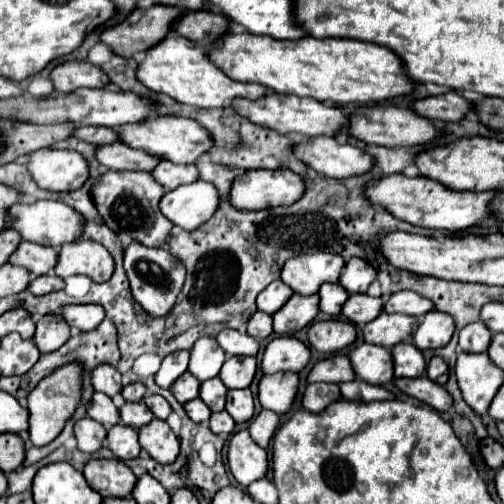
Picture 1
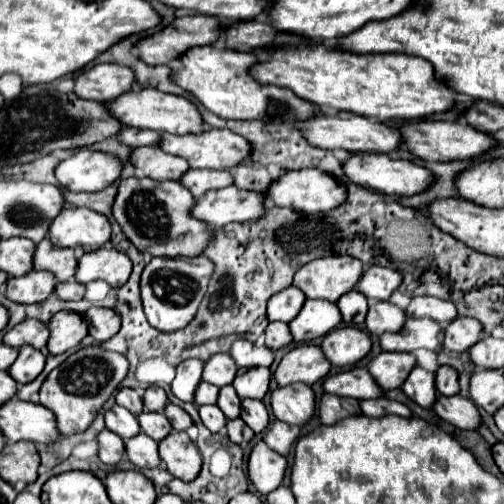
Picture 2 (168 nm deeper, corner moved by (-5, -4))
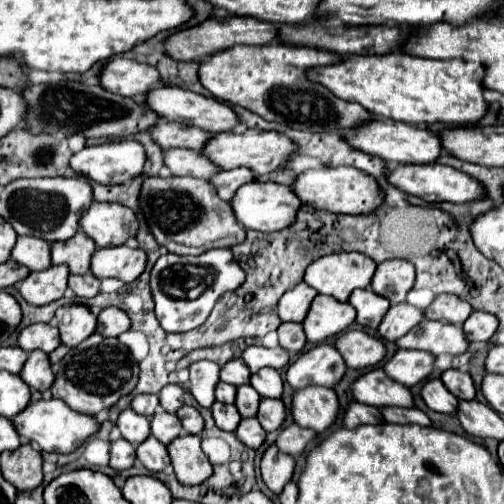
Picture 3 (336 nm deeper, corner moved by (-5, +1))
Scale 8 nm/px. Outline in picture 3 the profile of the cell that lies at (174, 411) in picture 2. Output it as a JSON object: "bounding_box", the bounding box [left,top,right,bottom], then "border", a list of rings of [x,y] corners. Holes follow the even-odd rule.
{"bounding_box":[177,405,205,435],"border":[[[191,405],[181,407],[181,409],[177,411],[177,417],[181,419],[183,429],[189,431],[189,433],[193,433],[193,435],[199,435],[199,433],[203,431],[203,427],[205,427],[205,421],[203,421],[201,413],[199,413],[195,407],[191,407]]]}

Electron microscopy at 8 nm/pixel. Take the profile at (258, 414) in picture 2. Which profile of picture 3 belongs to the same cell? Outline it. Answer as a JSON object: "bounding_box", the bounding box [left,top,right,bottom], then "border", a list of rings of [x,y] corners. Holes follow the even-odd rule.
{"bounding_box":[257,399,285,431],"border":[[[261,399],[257,419],[265,431],[275,431],[285,421],[285,403],[281,399]]]}

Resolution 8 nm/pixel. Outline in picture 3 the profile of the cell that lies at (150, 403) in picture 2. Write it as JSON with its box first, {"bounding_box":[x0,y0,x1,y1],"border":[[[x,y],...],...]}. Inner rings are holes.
{"bounding_box":[159,385,185,413],"border":[[[167,385],[159,395],[161,407],[167,413],[177,413],[177,409],[183,407],[183,395],[185,395],[185,389],[181,385]]]}

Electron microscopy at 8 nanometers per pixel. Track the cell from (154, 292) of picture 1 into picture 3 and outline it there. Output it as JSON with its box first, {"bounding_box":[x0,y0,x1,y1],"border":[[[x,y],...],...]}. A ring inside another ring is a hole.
{"bounding_box":[151,249,245,333],"border":[[[211,249],[197,257],[181,257],[165,253],[151,269],[151,293],[155,299],[155,313],[167,333],[185,333],[205,323],[215,303],[227,289],[239,289],[245,273],[229,249]]]}

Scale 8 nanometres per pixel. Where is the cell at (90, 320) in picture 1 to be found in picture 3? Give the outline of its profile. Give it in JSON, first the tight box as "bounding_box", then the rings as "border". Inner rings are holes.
{"bounding_box":[97,307,131,337],"border":[[[107,307],[99,313],[99,321],[97,321],[97,331],[103,337],[119,337],[121,333],[125,333],[131,327],[131,321],[127,317],[125,311],[117,309],[117,307]]]}

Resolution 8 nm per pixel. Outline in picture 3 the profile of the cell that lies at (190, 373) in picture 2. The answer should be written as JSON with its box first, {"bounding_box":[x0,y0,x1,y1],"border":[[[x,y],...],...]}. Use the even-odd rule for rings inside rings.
{"bounding_box":[189,361,219,407],"border":[[[197,361],[189,367],[191,383],[189,391],[201,407],[211,407],[215,403],[215,385],[219,383],[219,365],[213,361]]]}

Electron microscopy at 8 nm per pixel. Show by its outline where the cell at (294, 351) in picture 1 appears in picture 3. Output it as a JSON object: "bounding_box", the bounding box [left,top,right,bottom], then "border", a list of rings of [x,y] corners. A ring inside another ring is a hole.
{"bounding_box":[287,343,347,389],"border":[[[321,343],[289,365],[287,381],[293,389],[305,389],[309,385],[335,387],[343,379],[345,371],[347,365],[341,353],[333,345]]]}

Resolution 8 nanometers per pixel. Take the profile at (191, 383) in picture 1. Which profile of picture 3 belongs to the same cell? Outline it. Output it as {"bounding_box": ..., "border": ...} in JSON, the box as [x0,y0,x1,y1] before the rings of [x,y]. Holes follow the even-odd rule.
{"bounding_box":[215,383,235,403],"border":[[[219,383],[217,389],[215,389],[215,397],[221,401],[221,403],[233,403],[235,401],[235,385],[229,385],[229,383]]]}

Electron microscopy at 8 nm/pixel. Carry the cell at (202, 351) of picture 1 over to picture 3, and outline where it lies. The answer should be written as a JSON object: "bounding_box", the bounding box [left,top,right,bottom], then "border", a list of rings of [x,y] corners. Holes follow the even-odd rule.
{"bounding_box":[221,359,251,385],"border":[[[233,359],[227,365],[221,367],[221,381],[231,383],[231,385],[249,385],[249,377],[251,371],[247,369],[247,365],[241,359]]]}

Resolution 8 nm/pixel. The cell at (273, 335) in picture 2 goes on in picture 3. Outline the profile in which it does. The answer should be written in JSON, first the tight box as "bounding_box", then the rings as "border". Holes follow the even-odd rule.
{"bounding_box":[277,323,307,353],"border":[[[283,323],[277,329],[277,333],[279,333],[279,345],[289,353],[299,353],[307,343],[301,323]]]}

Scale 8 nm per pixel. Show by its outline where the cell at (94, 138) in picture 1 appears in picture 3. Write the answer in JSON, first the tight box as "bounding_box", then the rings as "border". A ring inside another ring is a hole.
{"bounding_box":[149,119,215,151],"border":[[[161,119],[153,129],[149,129],[149,133],[153,135],[153,139],[159,143],[163,151],[175,149],[175,147],[187,147],[193,151],[201,151],[203,145],[207,145],[207,141],[215,135],[203,129],[179,125],[177,121],[167,121],[167,119]]]}

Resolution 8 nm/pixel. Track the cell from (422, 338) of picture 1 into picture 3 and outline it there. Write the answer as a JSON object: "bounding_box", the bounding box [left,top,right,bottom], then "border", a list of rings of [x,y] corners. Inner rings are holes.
{"bounding_box":[463,311,499,341],"border":[[[473,311],[467,323],[463,325],[469,341],[489,341],[497,331],[497,327],[499,327],[499,319],[485,311]]]}

